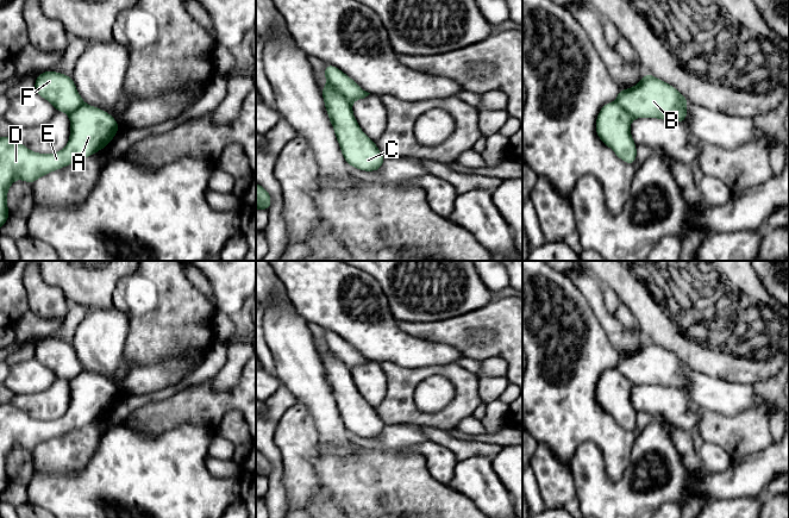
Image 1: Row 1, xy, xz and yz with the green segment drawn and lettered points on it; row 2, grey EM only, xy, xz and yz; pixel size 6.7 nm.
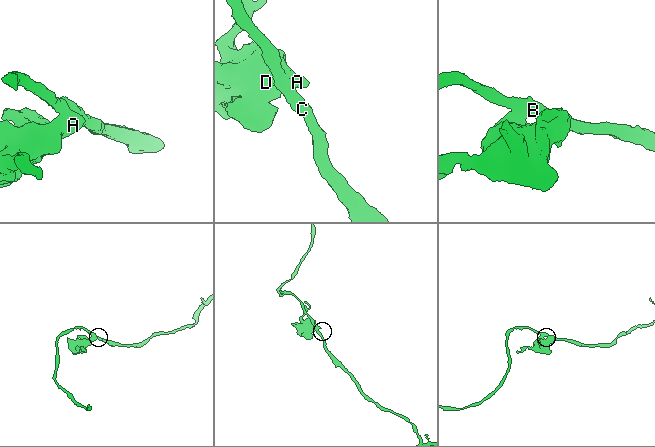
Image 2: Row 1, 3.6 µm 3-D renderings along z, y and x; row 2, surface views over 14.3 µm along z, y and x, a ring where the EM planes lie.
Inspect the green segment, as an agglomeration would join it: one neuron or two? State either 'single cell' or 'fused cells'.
fused cells

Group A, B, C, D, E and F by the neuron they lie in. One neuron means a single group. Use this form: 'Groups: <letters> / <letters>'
Groups: A D E / B C F

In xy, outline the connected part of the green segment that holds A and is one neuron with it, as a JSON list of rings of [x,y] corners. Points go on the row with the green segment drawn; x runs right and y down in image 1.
[[[83,102],[69,114],[70,137],[65,148],[55,154],[38,154],[27,149],[11,136],[0,137],[0,227],[8,220],[7,191],[15,179],[23,182],[35,183],[40,176],[64,168],[71,163],[106,148],[119,131],[118,121],[101,108]]]

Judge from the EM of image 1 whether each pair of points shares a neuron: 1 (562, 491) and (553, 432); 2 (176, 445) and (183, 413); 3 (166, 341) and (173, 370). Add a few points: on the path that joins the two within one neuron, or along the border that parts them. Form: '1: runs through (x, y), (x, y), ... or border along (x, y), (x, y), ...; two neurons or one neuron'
1: border along (538, 443), (543, 443), (570, 467); two neurons
2: border along (208, 426), (177, 425), (161, 431); two neurons
3: border along (195, 347), (142, 364); two neurons

